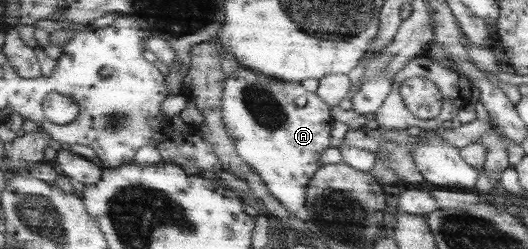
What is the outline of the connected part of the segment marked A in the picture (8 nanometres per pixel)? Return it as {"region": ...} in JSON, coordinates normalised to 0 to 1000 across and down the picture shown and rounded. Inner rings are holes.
{"region":[[[449,273],[428,313],[422,378],[426,518],[441,558],[449,622],[464,647],[492,723],[500,731],[508,779],[540,843],[553,859],[578,827],[578,763],[589,707],[606,671],[604,614],[623,598],[623,530],[629,474],[625,430],[614,418],[593,369],[580,369],[566,333],[519,329],[477,289]]]}

